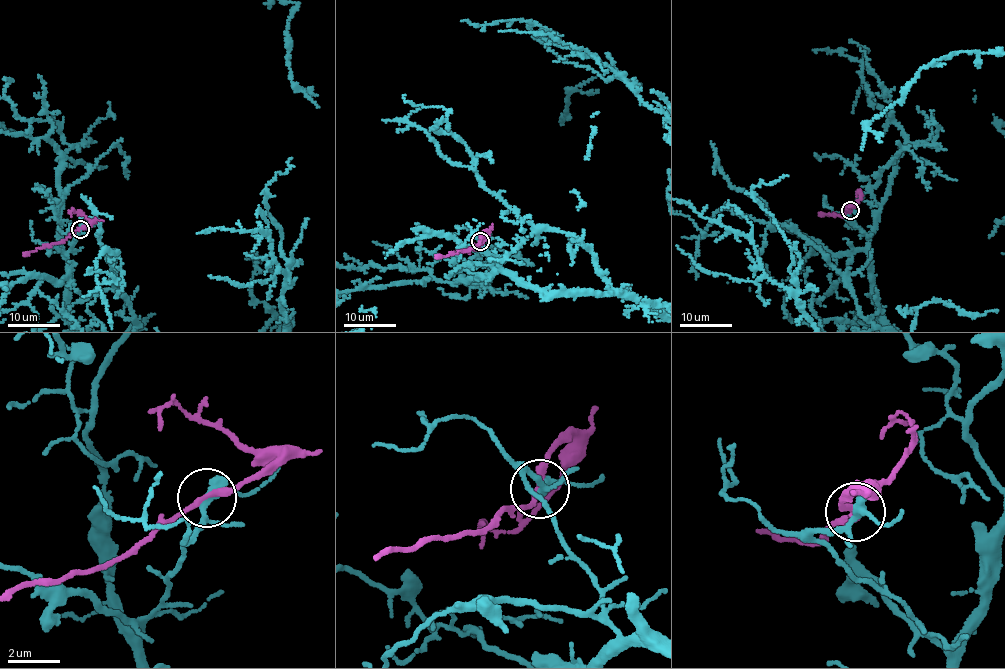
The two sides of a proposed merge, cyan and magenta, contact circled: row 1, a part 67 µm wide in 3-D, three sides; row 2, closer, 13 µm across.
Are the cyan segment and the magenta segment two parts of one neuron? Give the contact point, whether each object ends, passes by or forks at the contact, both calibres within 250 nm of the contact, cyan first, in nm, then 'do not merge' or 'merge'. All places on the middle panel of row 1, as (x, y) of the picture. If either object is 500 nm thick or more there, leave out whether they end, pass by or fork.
place (480, 241); cyan forks; magenta passes by; calibres 280 and 240 nm; merge

